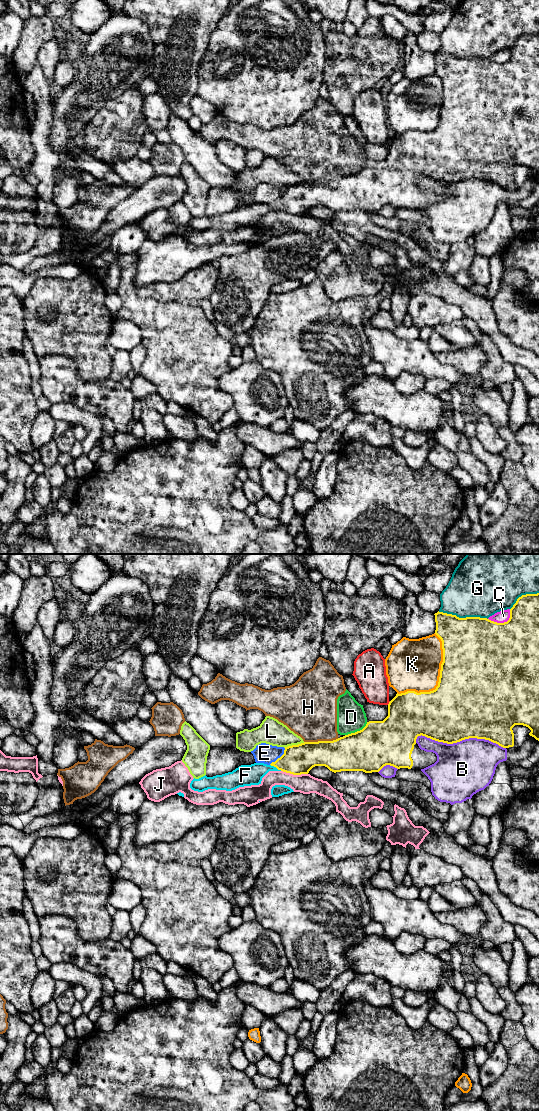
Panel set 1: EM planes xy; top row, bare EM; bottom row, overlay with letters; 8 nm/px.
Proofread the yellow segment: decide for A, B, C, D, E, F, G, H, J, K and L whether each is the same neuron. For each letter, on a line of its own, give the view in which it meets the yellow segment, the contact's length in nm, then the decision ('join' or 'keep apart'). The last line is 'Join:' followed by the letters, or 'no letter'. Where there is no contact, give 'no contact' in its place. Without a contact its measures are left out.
A: xy | 40 nm | keep apart
B: xy | 750 nm | keep apart
C: xy | 200 nm | keep apart
D: xy | 220 nm | keep apart
E: xy | 190 nm | keep apart
F: xy | 110 nm | join
G: xy | 400 nm | keep apart
H: xy | 280 nm | keep apart
J: xy | 220 nm | keep apart
K: xy | 600 nm | keep apart
L: xy | 170 nm | keep apart
Join: F

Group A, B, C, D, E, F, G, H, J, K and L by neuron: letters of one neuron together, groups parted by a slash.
A / B / C / D H / E / F / G / J / K / L

